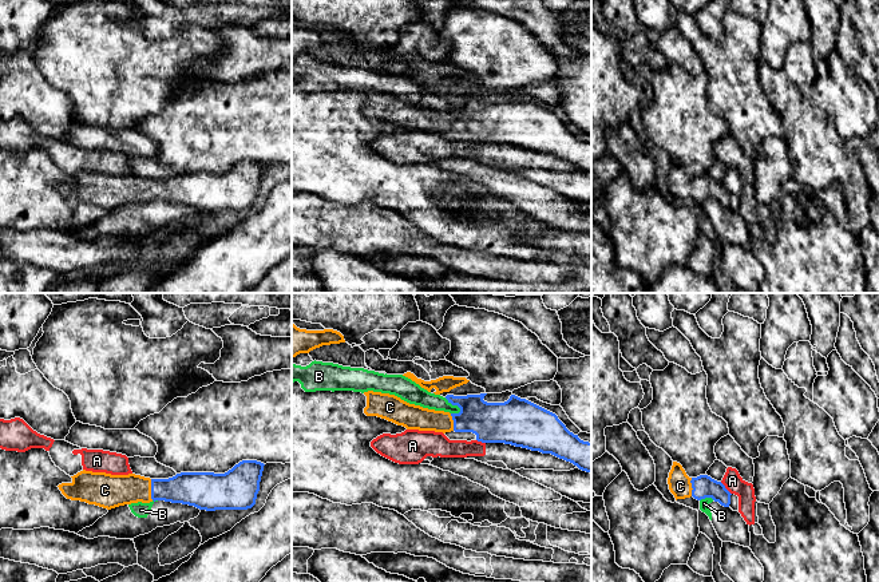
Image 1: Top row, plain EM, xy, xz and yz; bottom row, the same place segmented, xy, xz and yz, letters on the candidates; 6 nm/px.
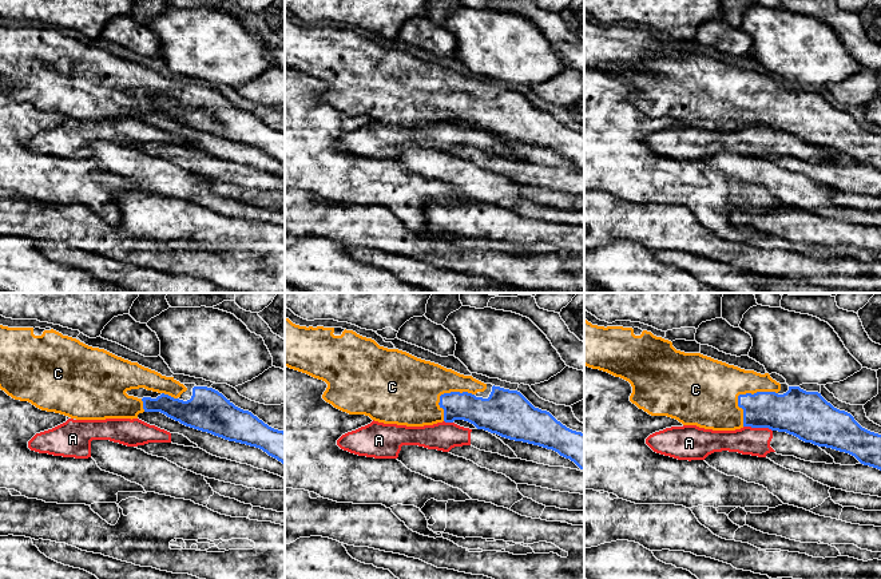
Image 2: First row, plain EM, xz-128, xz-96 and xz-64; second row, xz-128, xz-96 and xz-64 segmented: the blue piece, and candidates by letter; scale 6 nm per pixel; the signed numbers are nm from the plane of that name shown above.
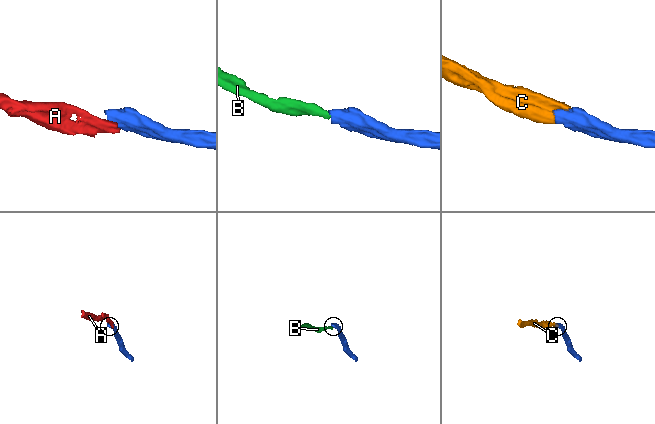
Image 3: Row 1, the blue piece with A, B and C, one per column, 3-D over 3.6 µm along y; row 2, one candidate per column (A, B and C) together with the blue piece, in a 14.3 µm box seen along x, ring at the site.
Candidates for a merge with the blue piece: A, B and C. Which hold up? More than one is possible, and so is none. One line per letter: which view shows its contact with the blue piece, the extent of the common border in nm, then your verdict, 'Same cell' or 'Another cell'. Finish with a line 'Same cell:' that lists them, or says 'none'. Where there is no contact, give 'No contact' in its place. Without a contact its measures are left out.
A: Touches blue in yz. Shared border 100 nm. Another cell
B: Touches blue in xz. Shared border 130 nm. Another cell
C: Touches blue in xy. Shared border 130 nm. Same cell
Same cell: C

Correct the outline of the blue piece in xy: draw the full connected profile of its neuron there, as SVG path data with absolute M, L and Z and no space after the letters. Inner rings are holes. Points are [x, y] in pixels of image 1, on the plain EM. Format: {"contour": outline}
{"contour": "M242 161L225 174L181 173L169 179L83 170L71 177L71 183L58 187L67 199L107 210L153 201L182 203L206 211L248 210L256 205L264 166L257 161Z"}

